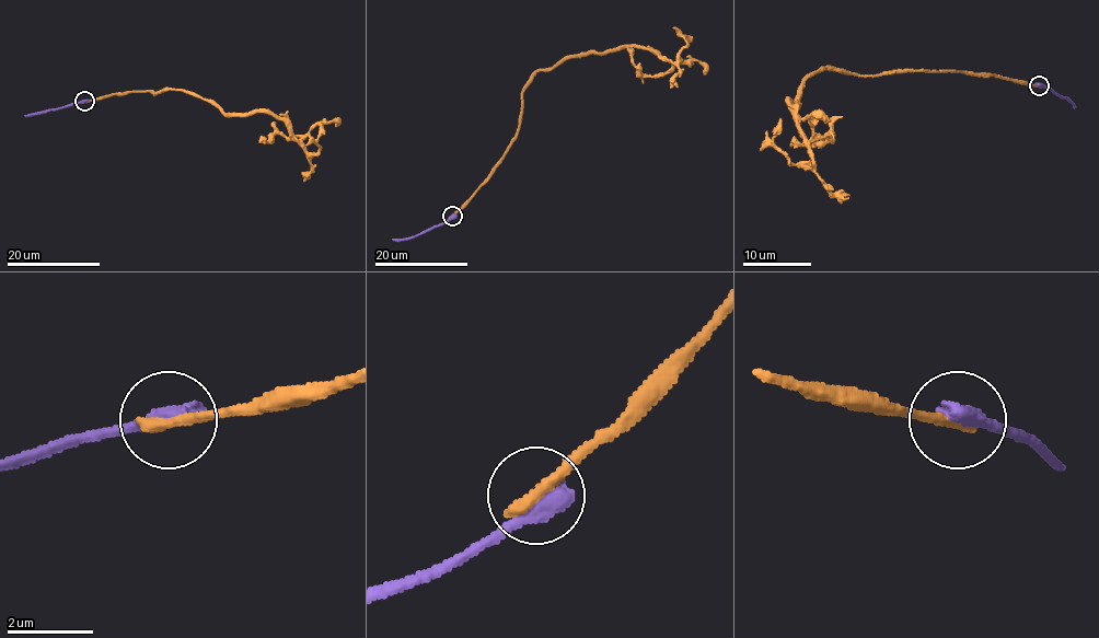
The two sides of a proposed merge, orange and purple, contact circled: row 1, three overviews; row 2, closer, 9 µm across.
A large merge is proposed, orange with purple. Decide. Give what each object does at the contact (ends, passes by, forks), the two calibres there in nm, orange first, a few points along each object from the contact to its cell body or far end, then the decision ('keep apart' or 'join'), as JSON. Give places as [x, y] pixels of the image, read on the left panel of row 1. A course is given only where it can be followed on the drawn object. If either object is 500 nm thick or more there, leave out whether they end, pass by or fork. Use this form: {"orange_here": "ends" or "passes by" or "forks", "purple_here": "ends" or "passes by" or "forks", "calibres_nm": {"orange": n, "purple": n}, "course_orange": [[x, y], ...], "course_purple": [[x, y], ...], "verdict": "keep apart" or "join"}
{"calibres_nm": {"orange": 360, "purple": 550}, "course_orange": [[84, 102], [182, 90], [210, 100], [224, 113], [272, 112], [298, 140], [304, 138], [276, 135], [259, 140]], "course_purple": [[84, 102], [24, 115]], "verdict": "keep apart"}

